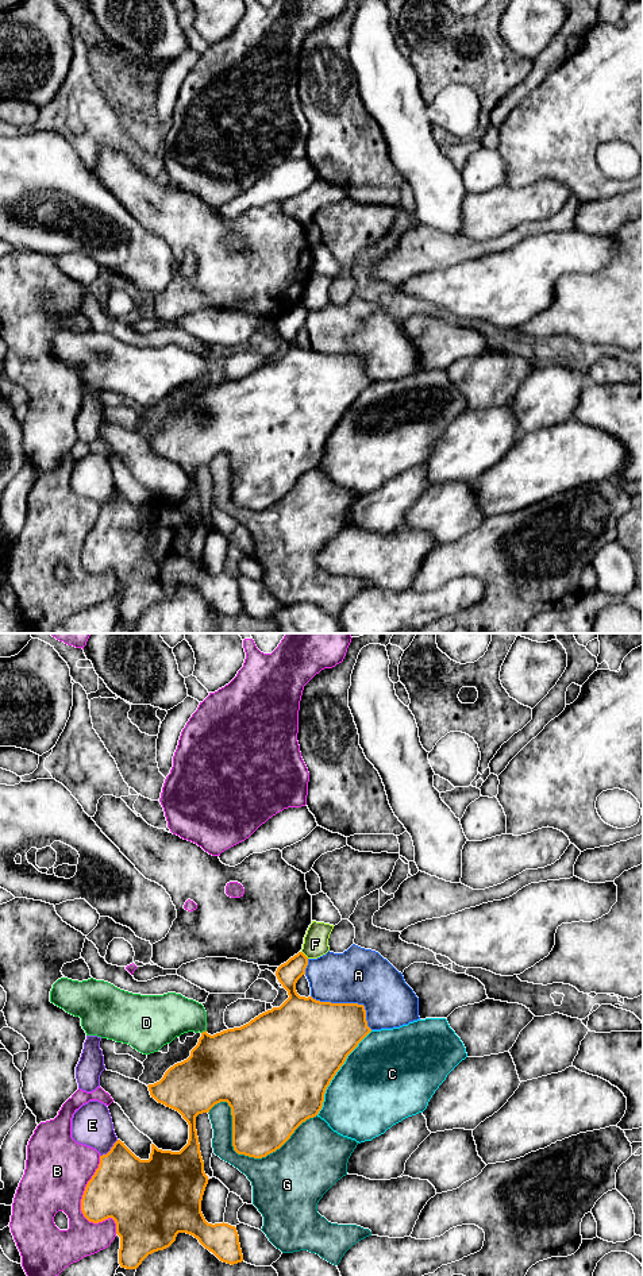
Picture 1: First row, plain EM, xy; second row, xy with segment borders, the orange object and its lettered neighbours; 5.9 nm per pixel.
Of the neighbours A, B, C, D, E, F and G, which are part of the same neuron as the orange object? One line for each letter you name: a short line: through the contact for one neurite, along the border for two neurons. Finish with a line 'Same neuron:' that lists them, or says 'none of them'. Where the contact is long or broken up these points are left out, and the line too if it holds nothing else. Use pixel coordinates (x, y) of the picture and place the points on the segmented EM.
Same neuron: none of them

